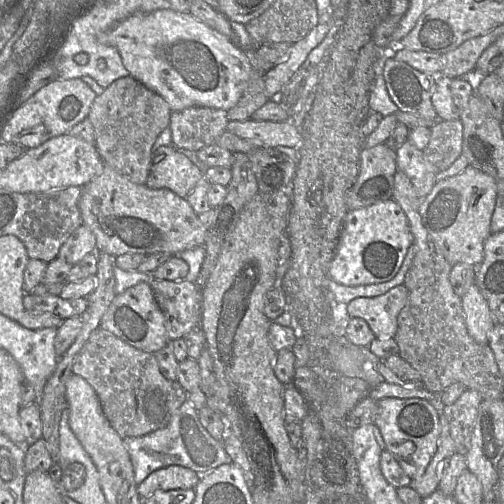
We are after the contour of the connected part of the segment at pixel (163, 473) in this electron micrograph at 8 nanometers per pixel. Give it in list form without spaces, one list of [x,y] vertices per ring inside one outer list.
[[[171,465],[149,474],[138,486],[140,497],[149,497],[156,491],[168,491],[176,489],[195,489],[201,475],[193,470]]]

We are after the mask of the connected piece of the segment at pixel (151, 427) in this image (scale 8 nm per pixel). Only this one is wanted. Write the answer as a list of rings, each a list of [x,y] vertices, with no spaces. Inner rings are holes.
[[[98,327],[74,359],[74,375],[84,378],[96,392],[102,411],[112,428],[124,439],[140,437],[166,426],[170,416],[178,412],[188,400],[188,392],[176,381],[167,380],[160,372],[158,362],[152,353],[136,349],[112,333]],[[148,393],[161,393],[167,415],[164,421],[152,421],[145,411],[145,397]]]

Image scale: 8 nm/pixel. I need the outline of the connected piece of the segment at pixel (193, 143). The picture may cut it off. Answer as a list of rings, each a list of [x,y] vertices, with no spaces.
[[[191,106],[173,111],[169,122],[172,145],[197,151],[215,144],[228,122],[227,111],[218,108]]]

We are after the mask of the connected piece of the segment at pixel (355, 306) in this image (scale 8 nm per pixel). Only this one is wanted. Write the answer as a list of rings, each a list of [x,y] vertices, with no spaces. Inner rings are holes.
[[[401,284],[380,296],[353,299],[347,304],[347,312],[351,318],[365,320],[376,337],[394,338],[398,328],[398,315],[407,299],[408,290]]]

